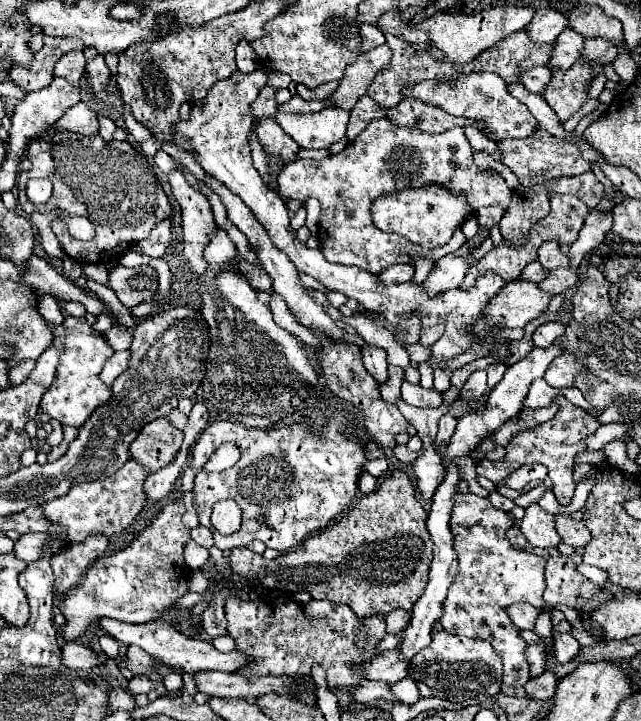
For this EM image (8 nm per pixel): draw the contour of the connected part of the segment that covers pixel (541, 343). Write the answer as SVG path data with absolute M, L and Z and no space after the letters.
M542 323L540 327L536 327L534 335L532 335L532 341L536 347L548 347L552 345L558 337L564 335L564 325L562 323Z

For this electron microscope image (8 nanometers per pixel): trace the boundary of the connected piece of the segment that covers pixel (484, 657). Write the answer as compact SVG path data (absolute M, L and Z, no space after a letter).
M446 631L432 633L432 643L410 659L410 677L418 683L422 697L440 697L462 703L478 695L496 695L502 687L502 659L488 641L450 635Z

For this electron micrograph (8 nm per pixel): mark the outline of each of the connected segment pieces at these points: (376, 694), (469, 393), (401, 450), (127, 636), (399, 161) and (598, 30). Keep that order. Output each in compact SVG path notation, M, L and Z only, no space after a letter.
M370 679L352 689L352 697L356 703L374 703L374 699L394 699L394 703L402 703L398 697L394 697L390 683L374 683Z
M485 370L474 371L468 381L462 387L462 401L480 401L482 397L486 397L488 391L487 373Z
M396 445L394 449L392 449L392 455L396 457L396 459L400 459L402 463L406 463L406 465L412 465L414 463L414 459L418 457L418 453L410 453L404 445L400 447L400 445Z
M102 617L98 619L98 625L108 633L112 635L116 641L124 643L124 645L138 645L140 649L144 649L148 655L152 657L158 657L162 663L170 665L170 667L178 667L186 673L198 673L198 671L238 671L242 665L246 665L246 657L244 653L240 651L230 651L230 653L220 653L216 651L210 643L206 641L200 641L200 639L188 639L184 637L182 633L178 633L174 627L170 627L168 621L164 619L156 619L156 621L150 621L150 623L124 623L124 621L118 621L118 619L108 619L108 617Z
M374 119L338 155L330 155L324 161L298 159L288 163L278 175L278 183L280 191L290 199L305 202L314 197L320 201L322 213L318 223L318 241L326 261L354 265L374 275L396 263L414 263L418 257L442 259L466 243L466 237L460 229L452 235L452 243L436 249L426 249L406 241L402 235L382 233L374 227L370 217L370 203L378 195L388 195L404 187L440 183L452 191L466 193L472 209L500 205L506 211L512 199L512 191L506 187L500 175L482 173L474 165L472 149L462 127L452 127L444 133L432 135L414 127L398 127L390 123L390 119Z
M586 5L586 37L592 35L622 43L622 23L614 17L608 17L600 7Z

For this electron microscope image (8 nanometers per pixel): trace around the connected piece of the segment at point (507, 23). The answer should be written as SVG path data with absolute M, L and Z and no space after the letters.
M498 5L498 7L492 7L490 11L480 11L478 15L466 15L462 11L458 13L438 11L430 19L418 23L416 27L428 31L430 43L442 49L450 61L466 63L476 55L480 55L484 49L498 43L502 37L524 29L532 17L534 17L534 9L528 5Z

